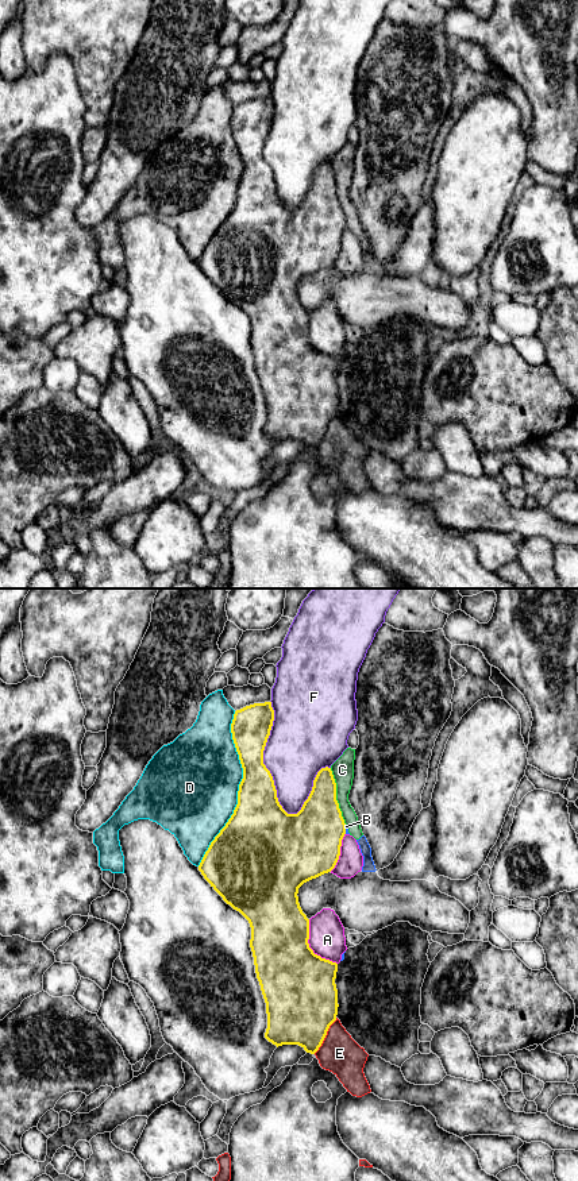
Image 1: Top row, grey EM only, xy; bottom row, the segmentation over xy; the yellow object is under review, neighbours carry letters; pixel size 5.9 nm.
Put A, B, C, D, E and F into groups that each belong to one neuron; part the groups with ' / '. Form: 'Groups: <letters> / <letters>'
Groups: A / B C E / D / F

